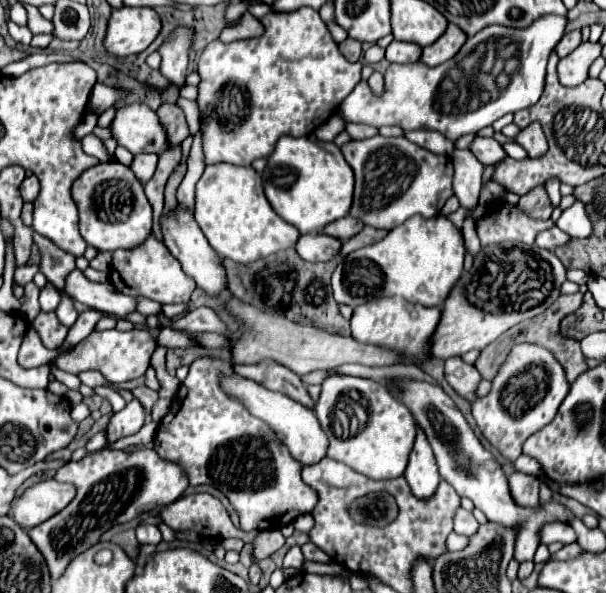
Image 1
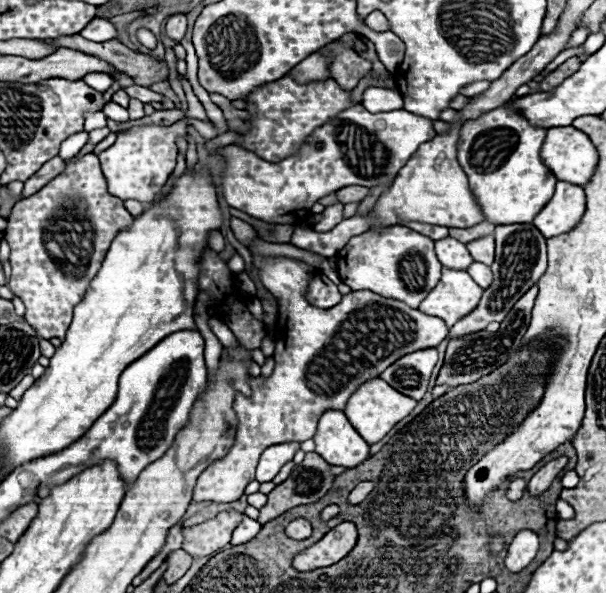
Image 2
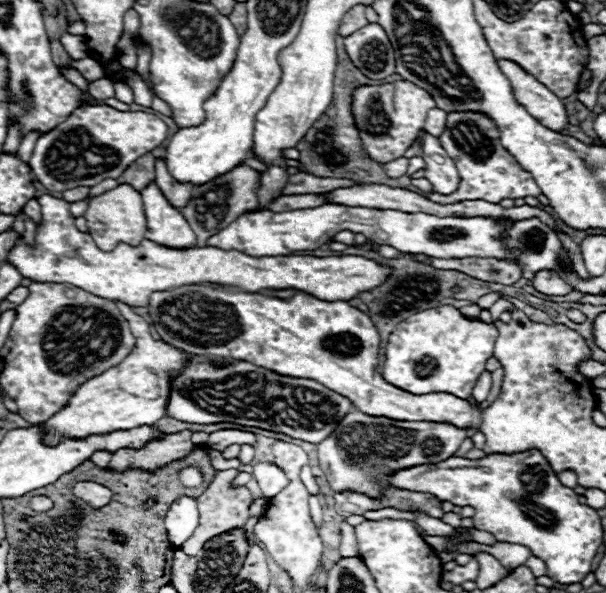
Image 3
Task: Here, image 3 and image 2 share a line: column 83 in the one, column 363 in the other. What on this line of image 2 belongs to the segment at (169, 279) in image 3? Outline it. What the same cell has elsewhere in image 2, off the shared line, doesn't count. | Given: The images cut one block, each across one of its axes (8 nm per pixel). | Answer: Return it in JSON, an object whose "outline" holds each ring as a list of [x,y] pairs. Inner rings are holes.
{"outline":[[[390,226],[384,230],[368,230],[352,236],[348,244],[336,254],[338,274],[352,290],[372,290],[384,298],[406,302],[418,308],[426,294],[438,284],[442,264],[434,252],[434,240],[406,228]]]}

